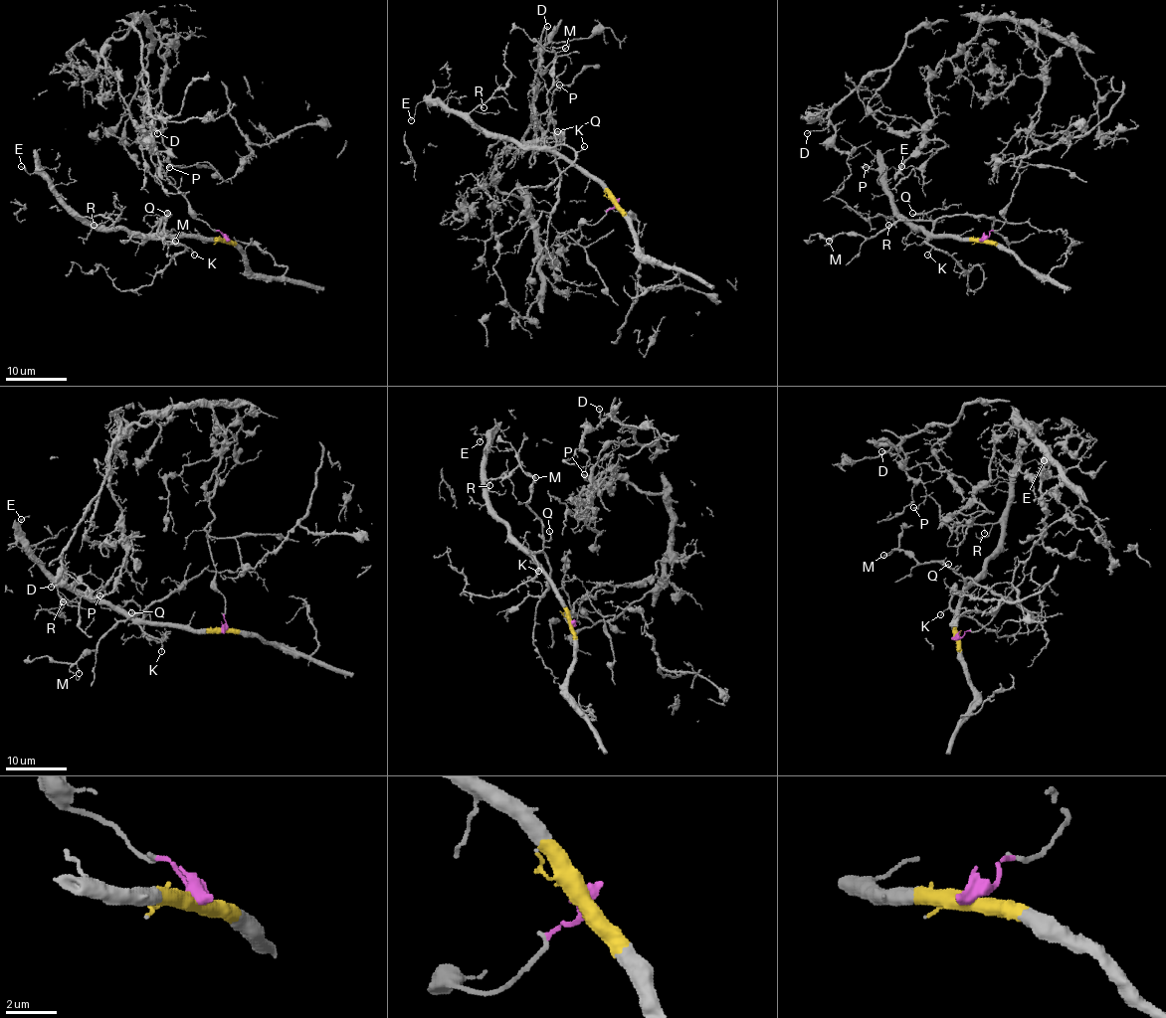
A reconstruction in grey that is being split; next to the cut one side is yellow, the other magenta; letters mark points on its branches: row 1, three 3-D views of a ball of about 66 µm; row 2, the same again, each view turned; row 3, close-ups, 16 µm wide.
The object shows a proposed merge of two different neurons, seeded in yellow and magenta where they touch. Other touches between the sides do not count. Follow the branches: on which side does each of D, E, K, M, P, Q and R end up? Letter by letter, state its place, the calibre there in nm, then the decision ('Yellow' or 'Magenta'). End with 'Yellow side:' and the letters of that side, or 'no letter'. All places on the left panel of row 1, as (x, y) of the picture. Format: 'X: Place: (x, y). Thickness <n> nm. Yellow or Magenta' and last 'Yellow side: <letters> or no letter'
D: Place: (157, 133). Thickness 140 nm. Magenta
E: Place: (21, 166). Thickness 100 nm. Yellow
K: Place: (194, 254). Thickness 120 nm. Yellow
M: Place: (175, 241). Thickness 140 nm. Yellow
P: Place: (169, 167). Thickness 120 nm. Magenta
Q: Place: (167, 213). Thickness 140 nm. Yellow
R: Place: (94, 225). Thickness 120 nm. Yellow
Yellow side: E, K, M, Q, R

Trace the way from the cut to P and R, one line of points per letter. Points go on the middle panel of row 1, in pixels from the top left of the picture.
P: (615, 202), (550, 263), (501, 193), (497, 155), (541, 137), (541, 49), (560, 84)
R: (615, 202), (596, 181), (555, 154), (521, 149), (512, 141), (489, 137), (470, 114), (481, 105), (484, 108)

